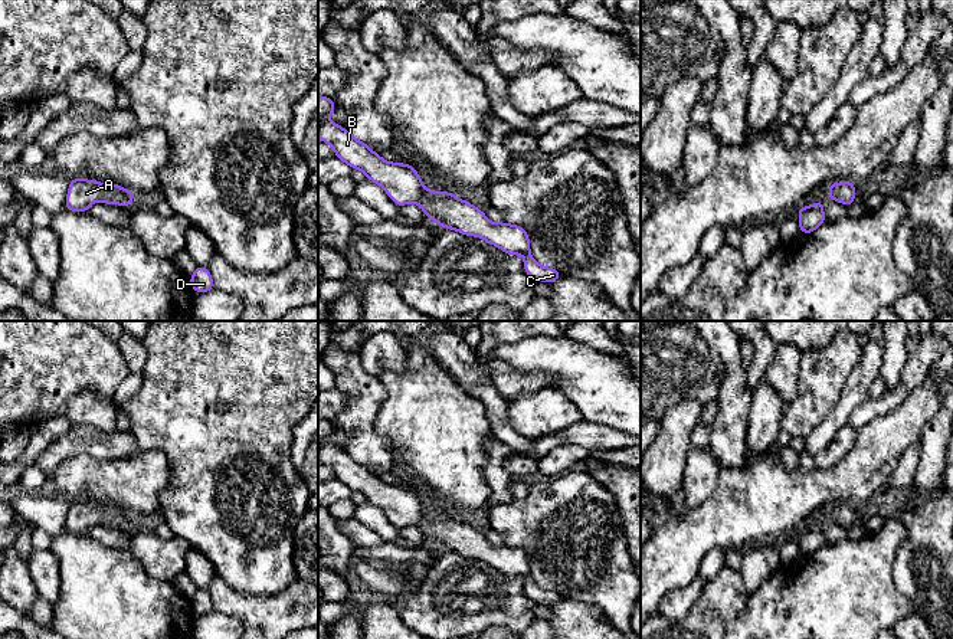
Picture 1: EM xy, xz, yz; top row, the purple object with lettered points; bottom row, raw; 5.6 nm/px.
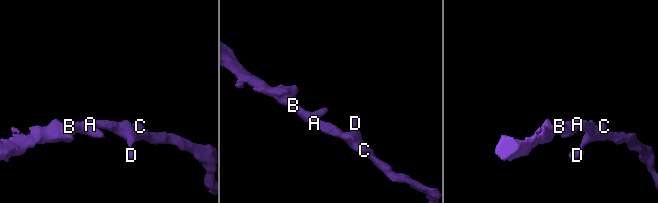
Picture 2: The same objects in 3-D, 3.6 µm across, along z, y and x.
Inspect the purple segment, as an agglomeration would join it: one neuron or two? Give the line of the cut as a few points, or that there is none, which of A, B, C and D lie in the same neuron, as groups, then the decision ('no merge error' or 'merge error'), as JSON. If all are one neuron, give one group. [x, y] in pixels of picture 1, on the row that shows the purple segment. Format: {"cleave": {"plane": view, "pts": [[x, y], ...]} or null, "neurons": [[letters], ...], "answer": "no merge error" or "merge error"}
{"cleave": null, "neurons": [["A", "B", "C", "D"]], "answer": "no merge error"}

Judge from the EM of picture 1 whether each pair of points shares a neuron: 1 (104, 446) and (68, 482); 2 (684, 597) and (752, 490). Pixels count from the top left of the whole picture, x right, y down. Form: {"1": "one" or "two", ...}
{"1": "two", "2": "two"}

